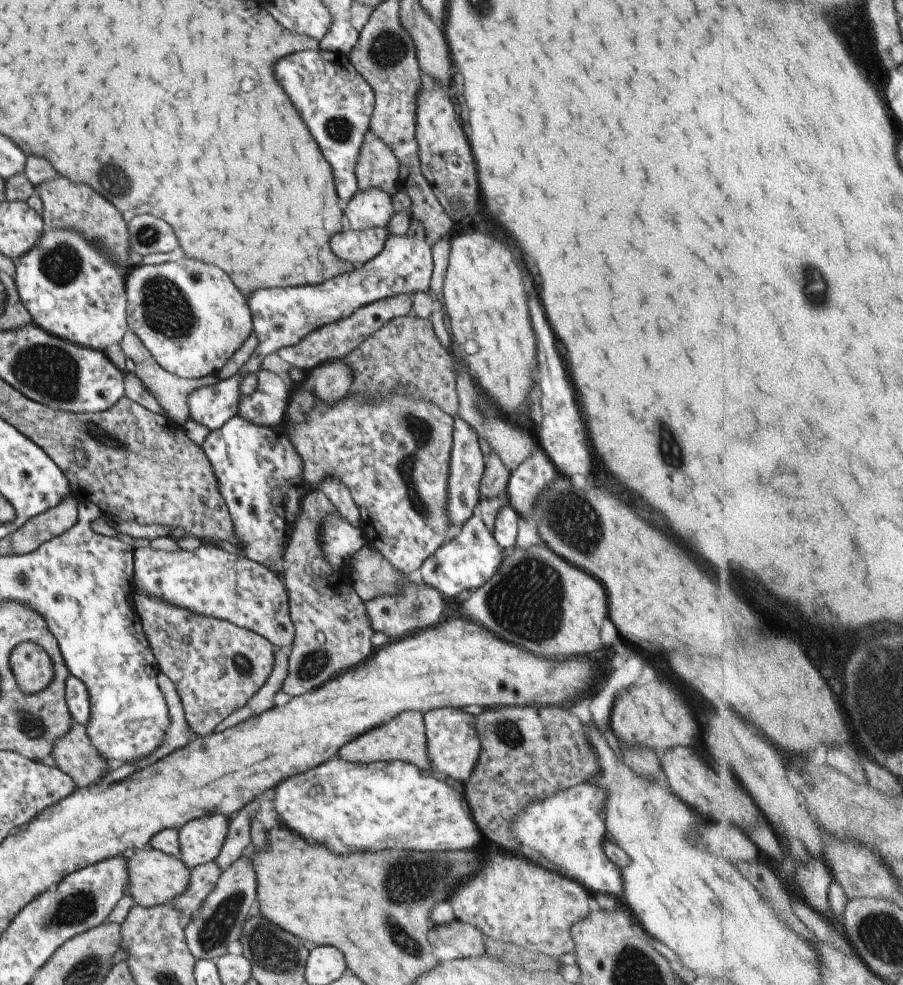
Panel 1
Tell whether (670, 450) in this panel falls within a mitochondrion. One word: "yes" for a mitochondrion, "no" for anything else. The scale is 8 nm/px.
yes

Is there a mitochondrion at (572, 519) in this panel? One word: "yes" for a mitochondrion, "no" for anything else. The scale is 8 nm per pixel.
yes

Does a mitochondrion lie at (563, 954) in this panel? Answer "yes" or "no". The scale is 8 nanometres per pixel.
no

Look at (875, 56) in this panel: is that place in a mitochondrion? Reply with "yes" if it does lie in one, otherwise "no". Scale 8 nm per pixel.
no

